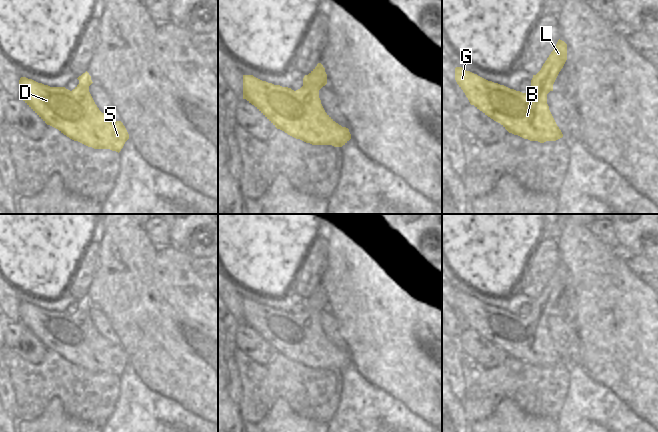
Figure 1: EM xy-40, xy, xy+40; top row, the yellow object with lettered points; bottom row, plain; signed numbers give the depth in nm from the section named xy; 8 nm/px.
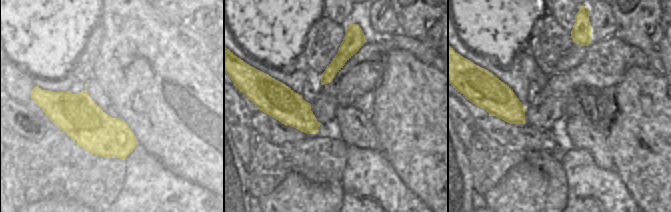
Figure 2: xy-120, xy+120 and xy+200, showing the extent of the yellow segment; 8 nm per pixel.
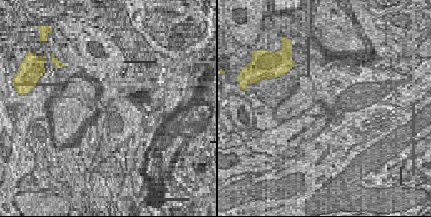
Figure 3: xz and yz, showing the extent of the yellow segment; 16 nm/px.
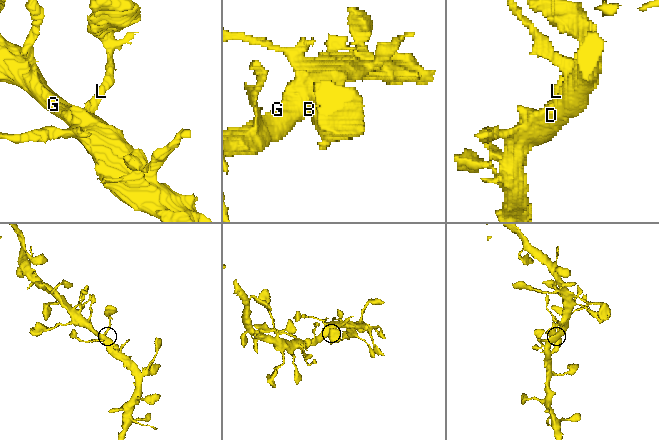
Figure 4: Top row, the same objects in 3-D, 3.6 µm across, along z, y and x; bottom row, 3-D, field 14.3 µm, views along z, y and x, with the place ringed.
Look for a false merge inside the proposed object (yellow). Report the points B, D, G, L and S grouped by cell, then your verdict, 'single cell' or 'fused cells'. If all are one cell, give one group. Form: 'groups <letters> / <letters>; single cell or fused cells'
groups B D G L S; single cell

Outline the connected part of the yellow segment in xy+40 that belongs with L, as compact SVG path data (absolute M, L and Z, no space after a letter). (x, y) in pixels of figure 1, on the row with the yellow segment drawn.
M559 39L541 70L536 75L533 75L531 86L526 93L488 81L477 74L466 71L462 67L455 68L455 80L471 105L474 105L485 115L500 123L509 133L540 143L556 141L562 138L563 134L549 110L547 94L553 91L553 84L566 60L567 44Z

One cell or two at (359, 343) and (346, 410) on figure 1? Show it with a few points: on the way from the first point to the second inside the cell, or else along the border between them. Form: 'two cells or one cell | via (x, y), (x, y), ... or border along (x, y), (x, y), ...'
two cells | border along (351, 362), (370, 383)

